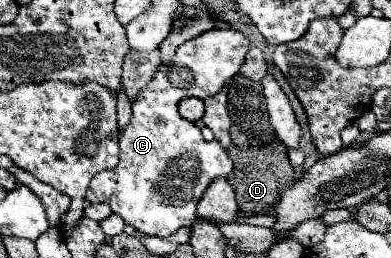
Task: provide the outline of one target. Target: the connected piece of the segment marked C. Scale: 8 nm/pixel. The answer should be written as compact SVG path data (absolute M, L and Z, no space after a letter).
M235 27L211 29L179 45L175 57L153 75L133 101L133 115L119 135L119 165L97 173L85 193L89 203L107 203L113 213L145 235L169 237L181 227L191 227L197 203L215 177L231 173L231 159L217 143L205 143L201 131L185 121L177 105L185 97L207 99L239 73L249 51L249 39Z

